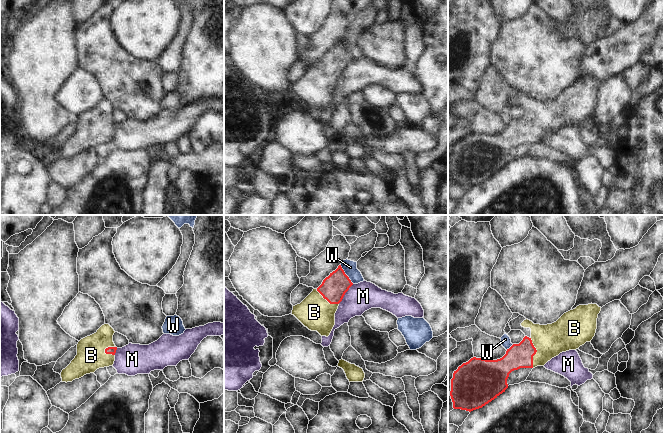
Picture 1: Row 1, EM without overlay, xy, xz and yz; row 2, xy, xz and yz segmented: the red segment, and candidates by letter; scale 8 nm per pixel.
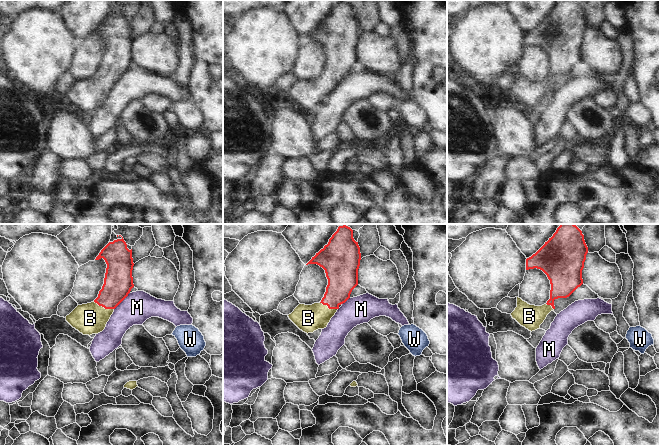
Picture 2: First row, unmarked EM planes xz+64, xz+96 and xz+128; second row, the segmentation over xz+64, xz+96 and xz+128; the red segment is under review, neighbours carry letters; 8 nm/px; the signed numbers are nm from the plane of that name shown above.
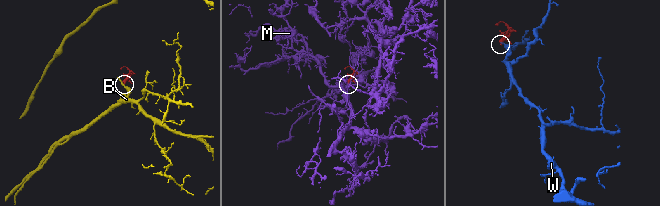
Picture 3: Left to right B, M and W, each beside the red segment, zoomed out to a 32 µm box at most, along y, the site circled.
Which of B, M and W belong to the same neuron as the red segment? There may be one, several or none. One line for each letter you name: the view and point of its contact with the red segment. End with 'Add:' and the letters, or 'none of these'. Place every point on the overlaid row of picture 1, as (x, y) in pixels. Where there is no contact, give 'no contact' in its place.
B: meets red in yz at (535, 353)
Add: B

